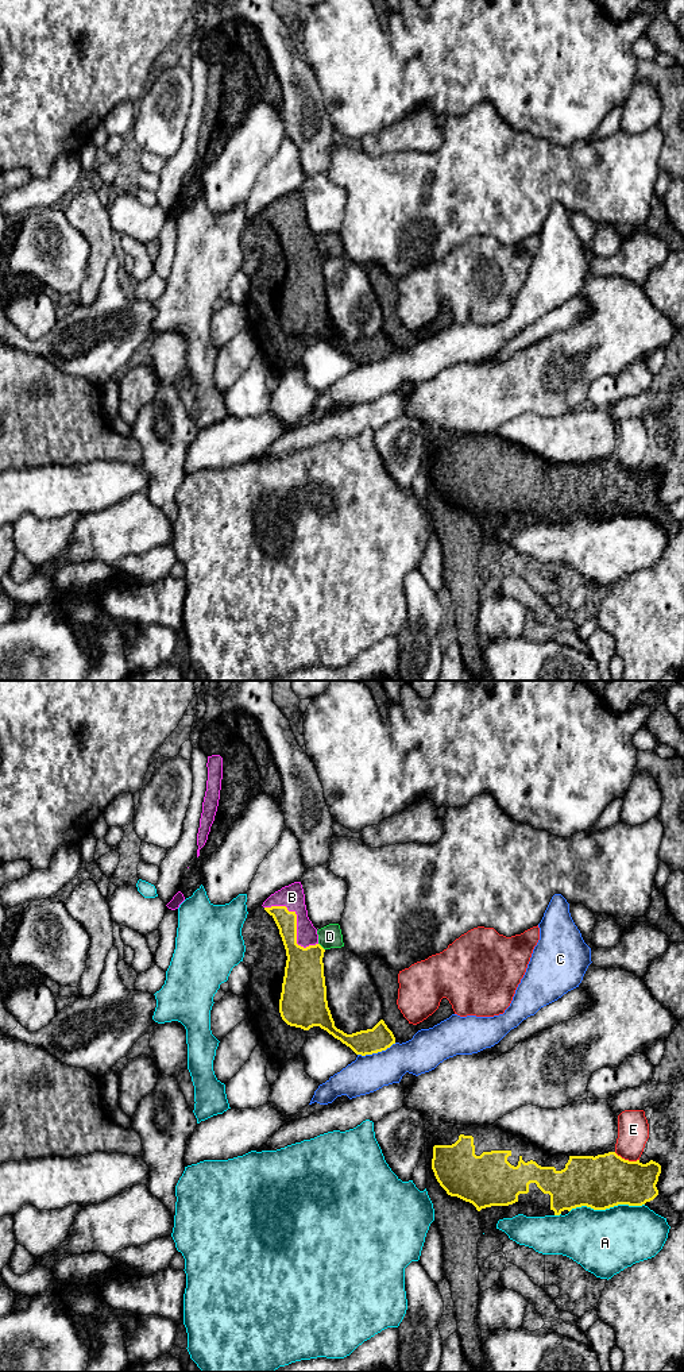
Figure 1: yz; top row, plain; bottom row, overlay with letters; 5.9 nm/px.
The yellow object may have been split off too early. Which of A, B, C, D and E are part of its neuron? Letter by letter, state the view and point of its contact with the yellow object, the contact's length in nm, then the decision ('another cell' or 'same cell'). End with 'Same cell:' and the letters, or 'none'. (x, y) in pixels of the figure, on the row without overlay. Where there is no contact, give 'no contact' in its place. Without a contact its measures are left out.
A: contact yz (606, 516); length 460 nm; another cell
B: contact yz (296, 232); length 400 nm; same cell
C: contact yz (377, 361); length 240 nm; another cell
D: contact yz (321, 255); length 60 nm; another cell
E: contact yz (626, 469); length 160 nm; another cell
Same cell: B

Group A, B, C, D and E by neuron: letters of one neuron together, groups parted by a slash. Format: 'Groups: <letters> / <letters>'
Groups: A / B / C / D / E

